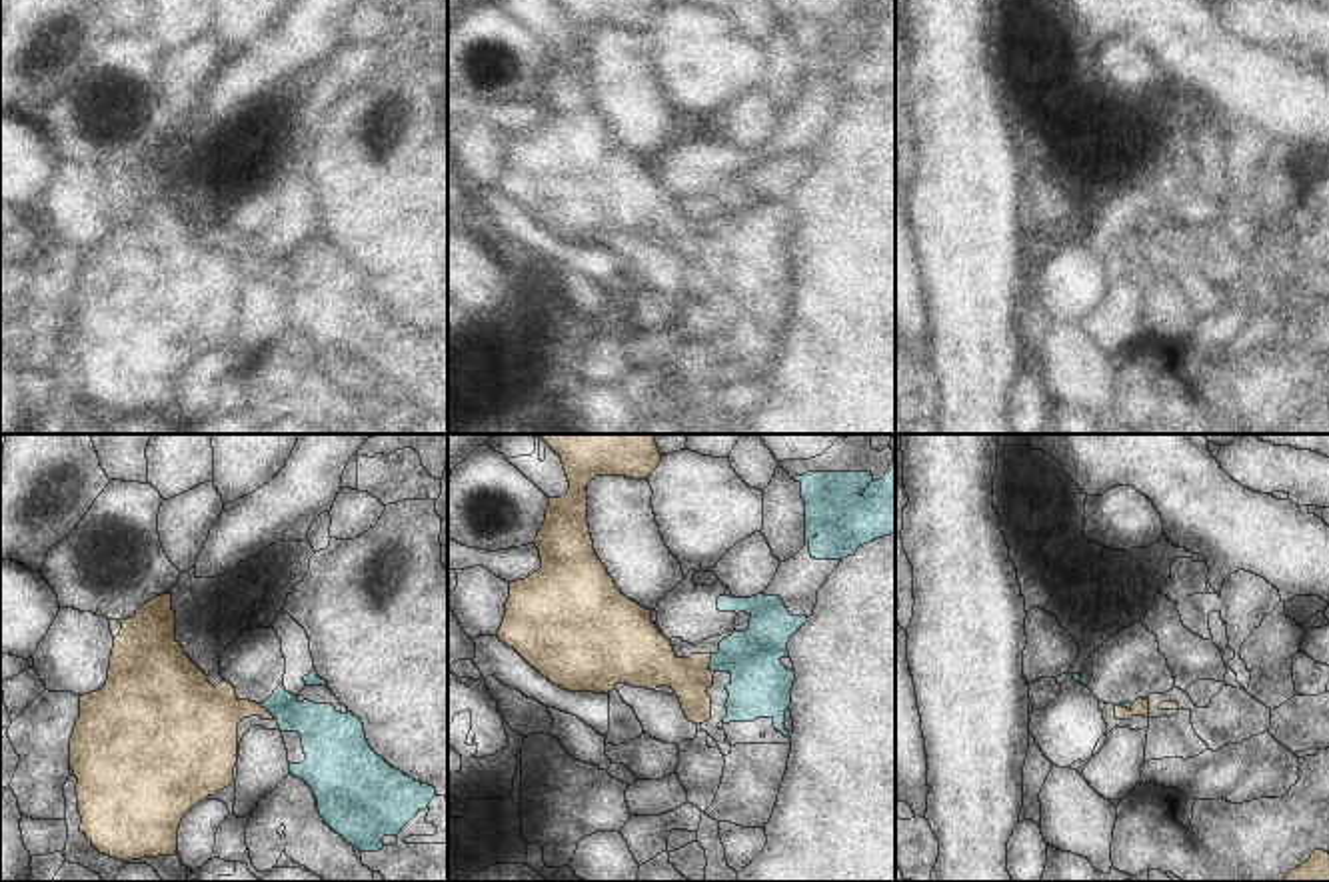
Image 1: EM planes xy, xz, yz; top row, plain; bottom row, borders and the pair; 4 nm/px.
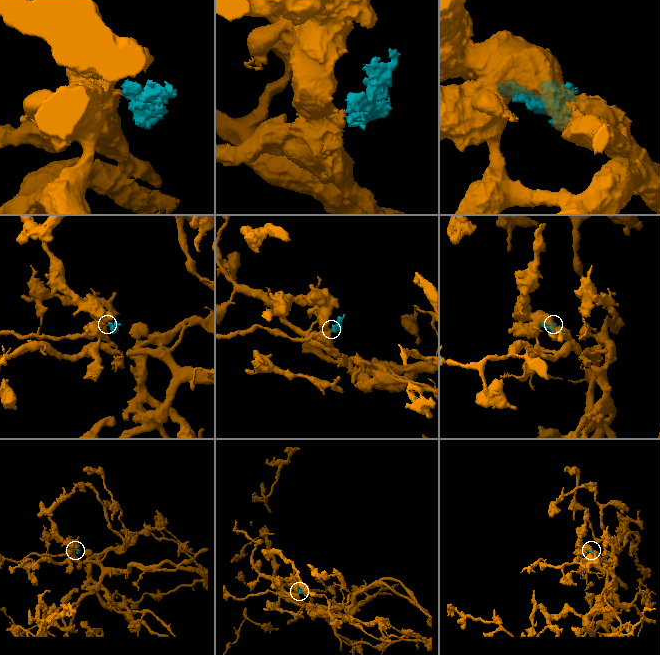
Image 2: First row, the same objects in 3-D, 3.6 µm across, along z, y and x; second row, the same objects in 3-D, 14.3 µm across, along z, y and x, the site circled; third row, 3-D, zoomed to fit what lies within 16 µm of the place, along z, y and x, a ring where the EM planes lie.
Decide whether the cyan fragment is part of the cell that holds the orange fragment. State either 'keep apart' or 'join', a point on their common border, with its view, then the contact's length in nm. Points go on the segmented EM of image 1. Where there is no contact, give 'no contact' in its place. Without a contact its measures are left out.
keep apart; meets orange in xz at (708, 664); contact 80 nm long

